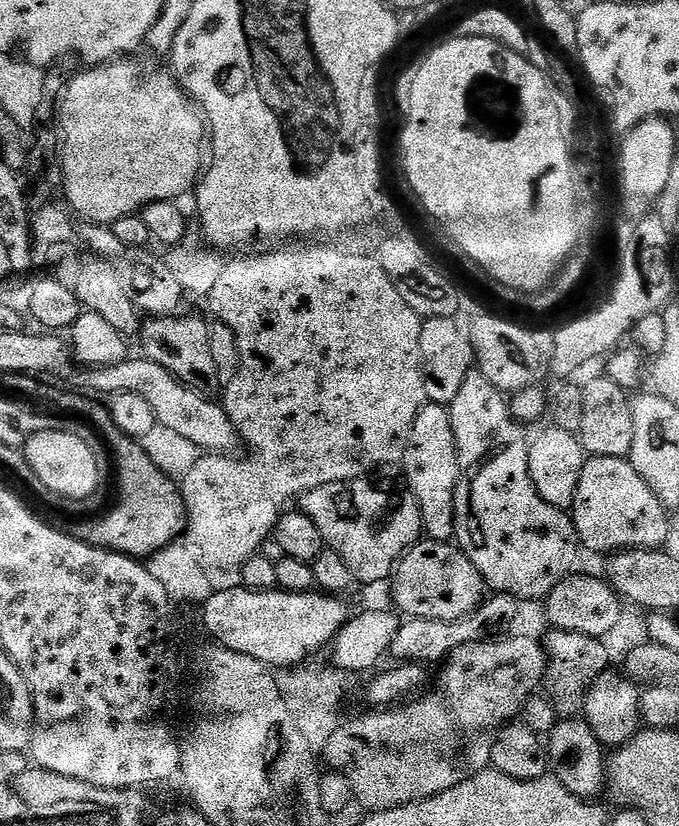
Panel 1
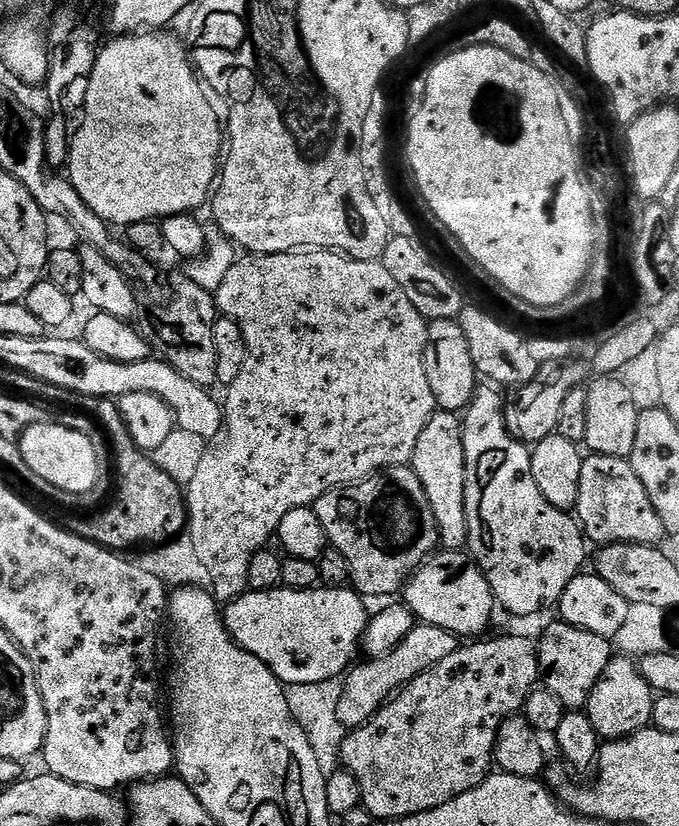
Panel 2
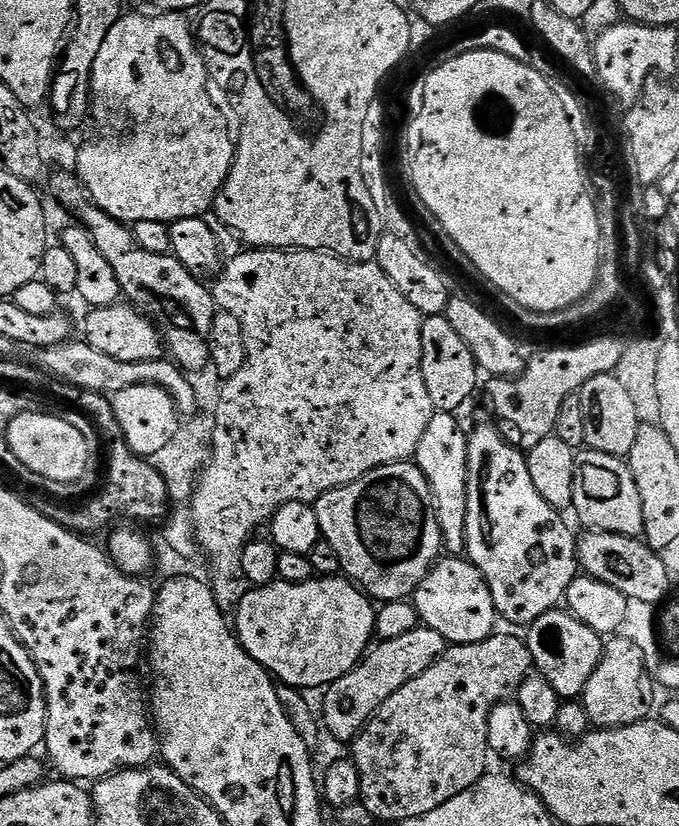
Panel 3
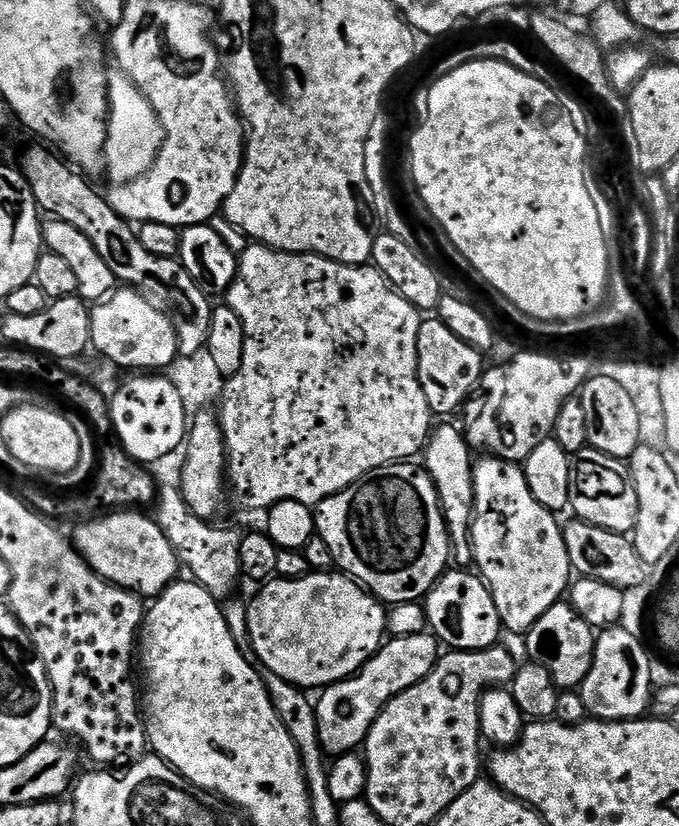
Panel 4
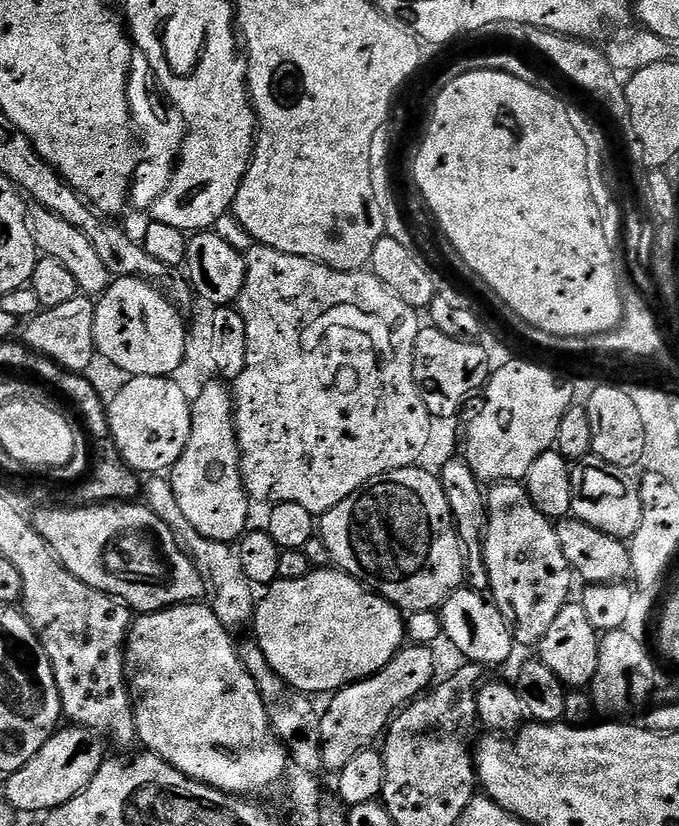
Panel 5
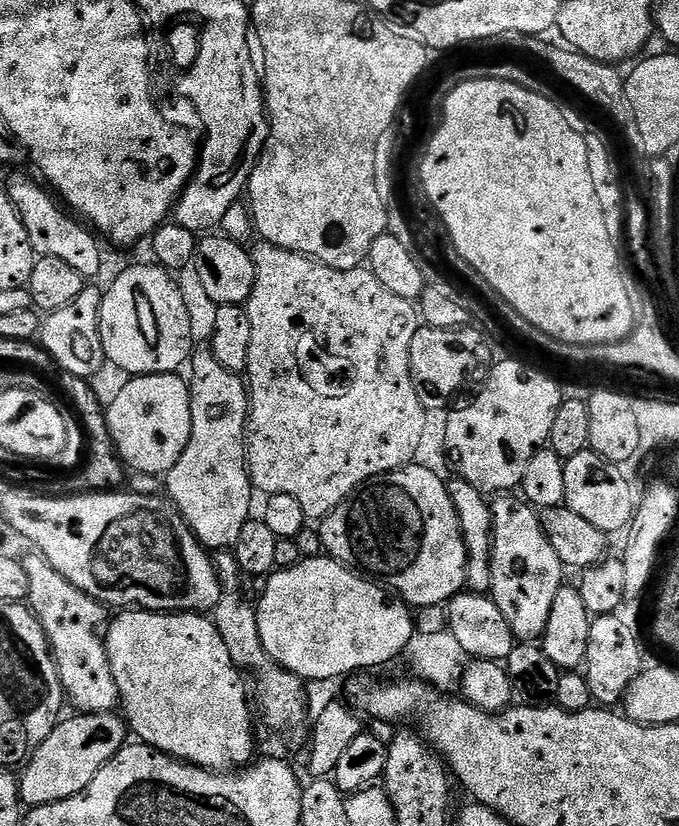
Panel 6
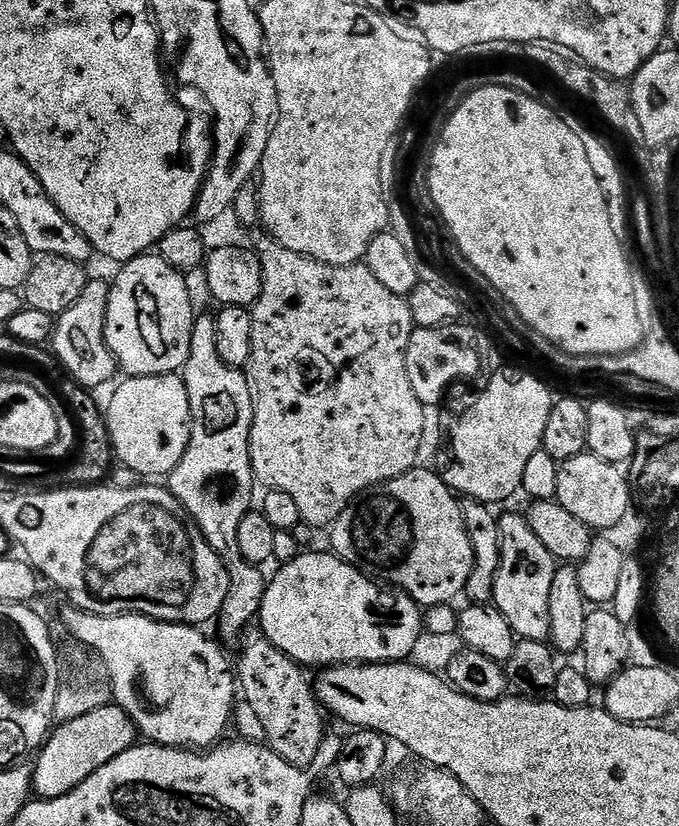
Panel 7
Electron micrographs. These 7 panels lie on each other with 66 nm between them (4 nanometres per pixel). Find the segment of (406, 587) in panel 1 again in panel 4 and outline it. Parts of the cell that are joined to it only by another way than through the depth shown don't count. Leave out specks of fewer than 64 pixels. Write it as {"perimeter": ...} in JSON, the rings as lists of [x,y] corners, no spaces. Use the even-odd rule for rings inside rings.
{"perimeter":[[[475,571],[445,572],[423,601],[424,613],[428,615],[428,628],[441,645],[457,652],[482,650],[493,647],[502,633],[498,606],[494,606],[492,591]]]}

